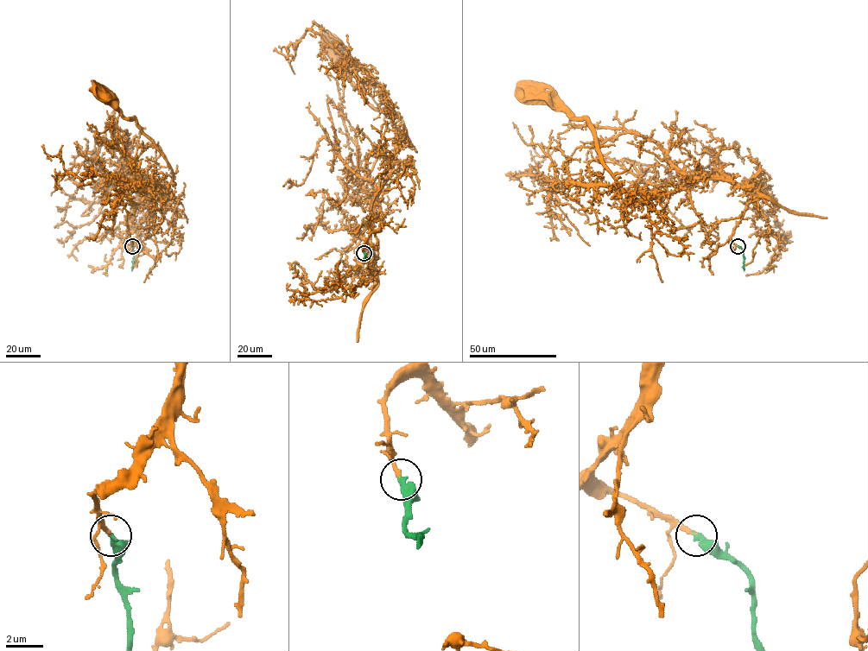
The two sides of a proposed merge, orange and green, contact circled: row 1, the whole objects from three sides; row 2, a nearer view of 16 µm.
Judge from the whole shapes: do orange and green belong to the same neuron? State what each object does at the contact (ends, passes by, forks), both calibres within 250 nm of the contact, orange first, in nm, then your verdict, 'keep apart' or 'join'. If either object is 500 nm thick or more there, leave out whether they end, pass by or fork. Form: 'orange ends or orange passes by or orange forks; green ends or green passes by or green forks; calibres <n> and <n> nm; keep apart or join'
orange ends; green ends; calibres 220 and 400 nm; join

